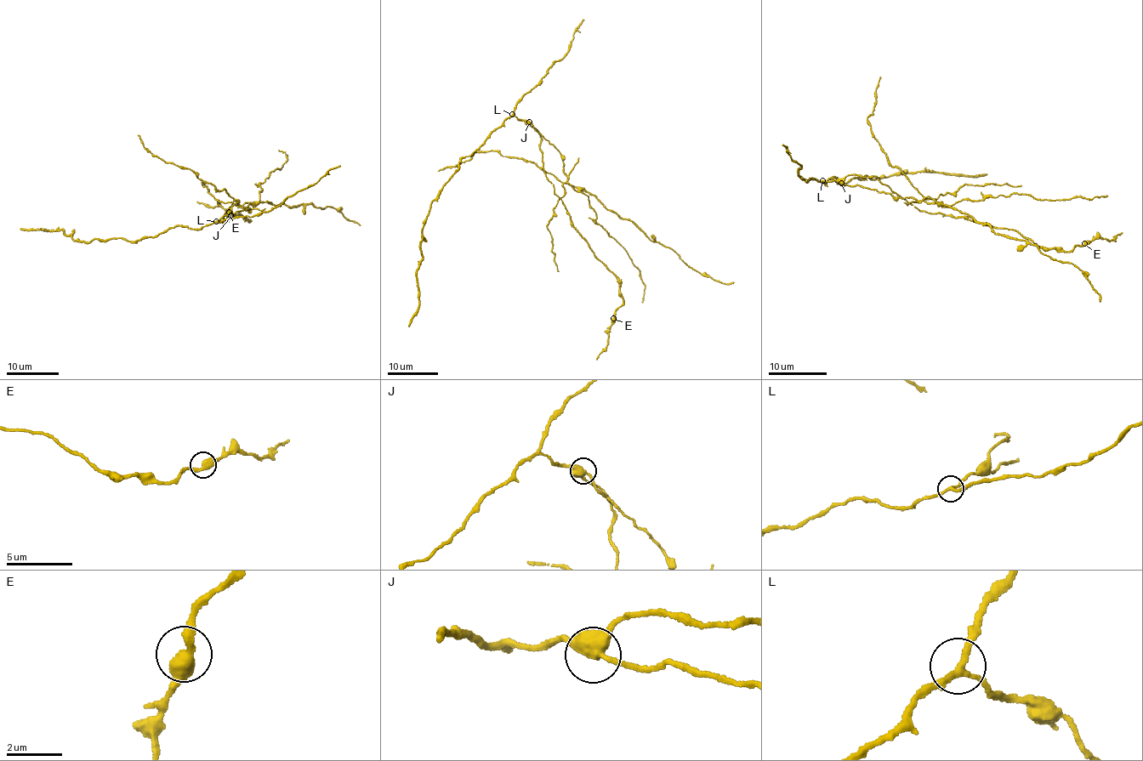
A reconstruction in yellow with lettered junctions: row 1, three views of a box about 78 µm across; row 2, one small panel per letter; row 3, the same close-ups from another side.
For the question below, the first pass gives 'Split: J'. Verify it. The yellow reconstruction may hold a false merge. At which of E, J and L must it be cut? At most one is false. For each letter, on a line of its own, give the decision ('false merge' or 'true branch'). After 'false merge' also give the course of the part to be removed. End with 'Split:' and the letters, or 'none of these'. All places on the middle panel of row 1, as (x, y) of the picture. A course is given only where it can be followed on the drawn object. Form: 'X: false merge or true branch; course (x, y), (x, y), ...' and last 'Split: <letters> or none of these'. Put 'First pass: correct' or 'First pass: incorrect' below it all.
E: true branch
J: false merge; course (529, 122), (559, 151), (567, 182), (577, 190), (591, 193), (690, 267), (722, 283), (734, 282)
L: true branch
Split: J
First pass: correct

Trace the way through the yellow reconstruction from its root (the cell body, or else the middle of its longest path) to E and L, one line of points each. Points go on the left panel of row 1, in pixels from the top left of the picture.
E: (230, 209), (236, 199), (223, 216), (224, 223), (226, 216), (239, 213), (247, 221), (229, 212)
L: (230, 209), (216, 221)

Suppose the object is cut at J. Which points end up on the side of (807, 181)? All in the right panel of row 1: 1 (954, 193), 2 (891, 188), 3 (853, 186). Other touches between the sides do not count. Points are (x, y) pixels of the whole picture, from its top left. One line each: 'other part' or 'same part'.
1: other part
2: same part
3: other part

